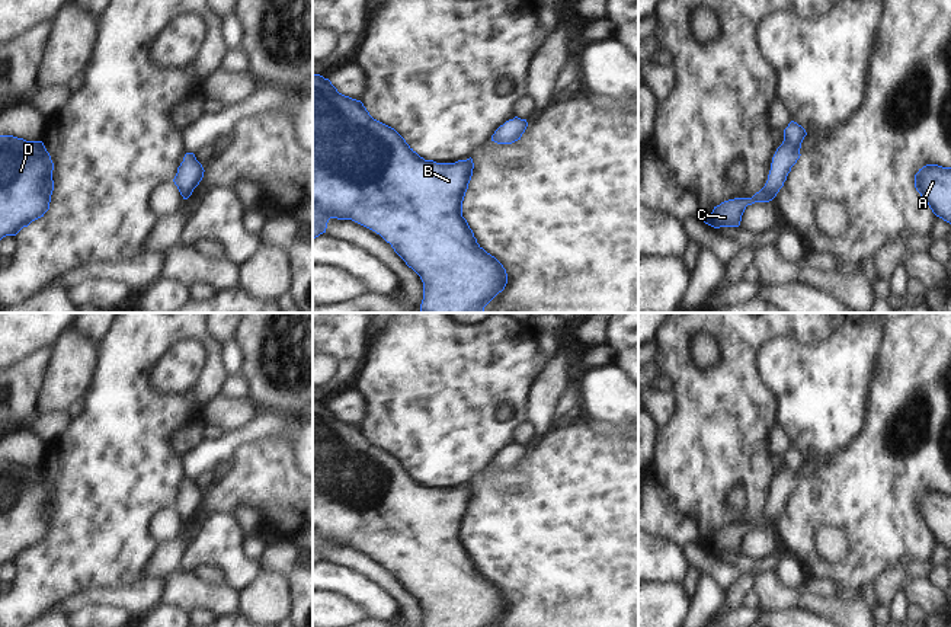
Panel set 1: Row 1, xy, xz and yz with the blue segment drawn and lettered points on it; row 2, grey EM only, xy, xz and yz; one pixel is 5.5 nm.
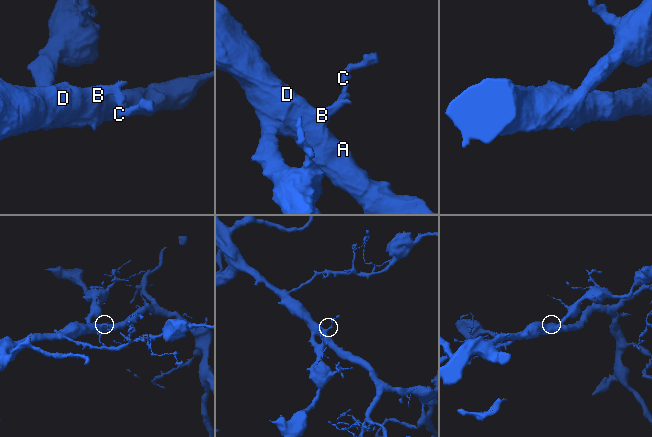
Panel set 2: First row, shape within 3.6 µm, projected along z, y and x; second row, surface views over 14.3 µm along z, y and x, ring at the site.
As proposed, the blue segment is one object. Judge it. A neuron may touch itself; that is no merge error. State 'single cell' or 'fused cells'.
single cell

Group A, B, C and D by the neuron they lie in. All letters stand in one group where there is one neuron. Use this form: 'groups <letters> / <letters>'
groups A B C D

